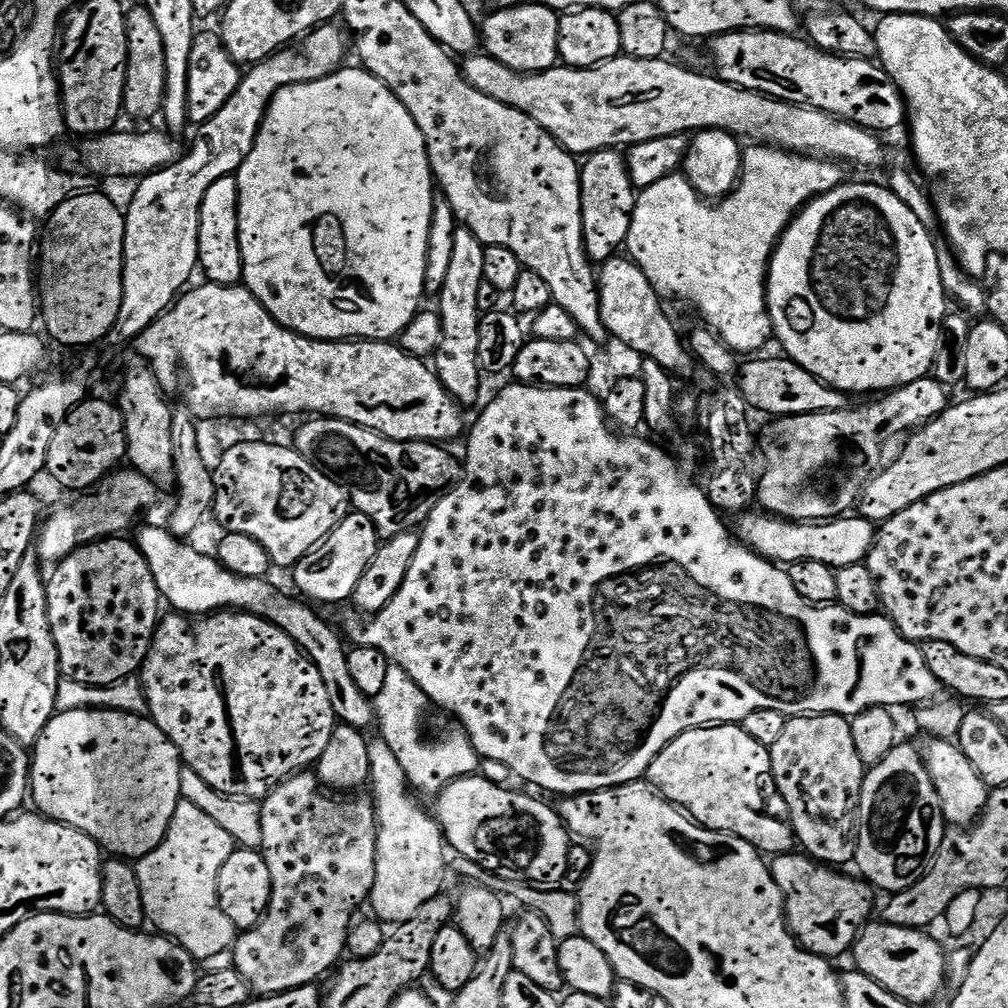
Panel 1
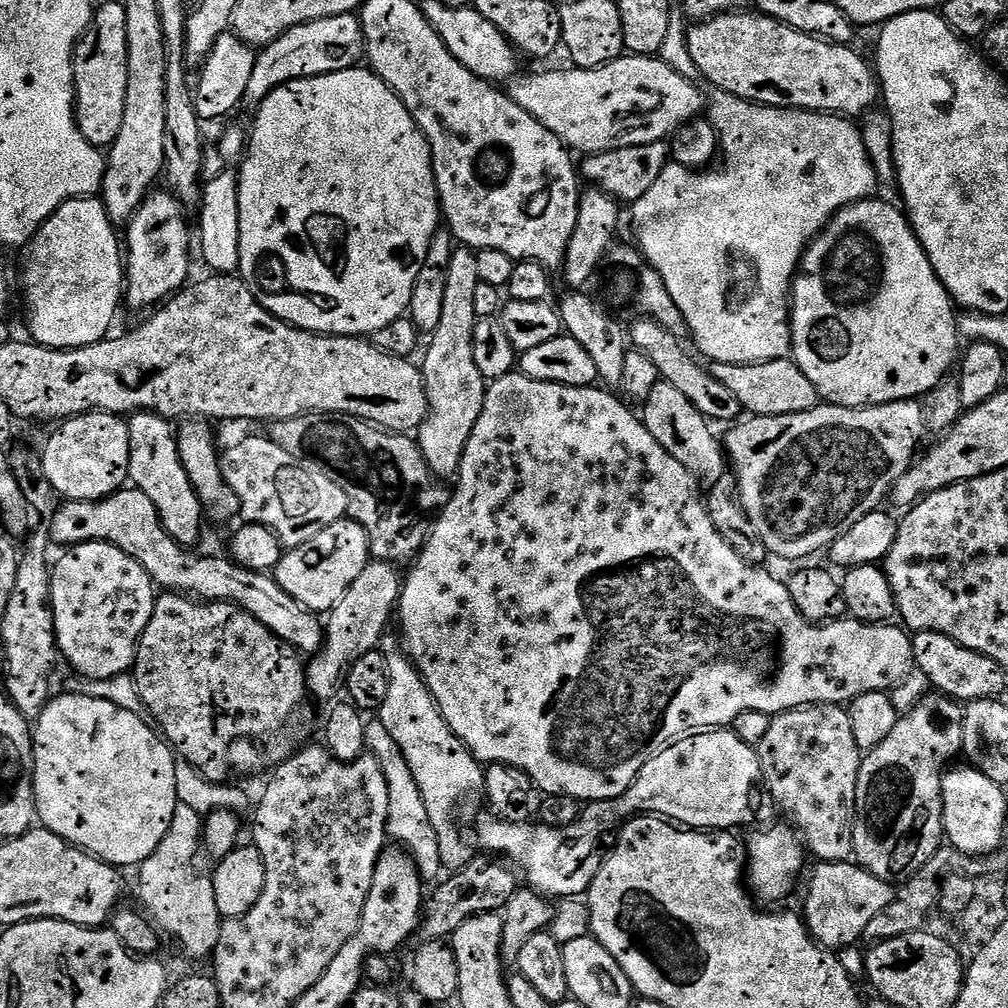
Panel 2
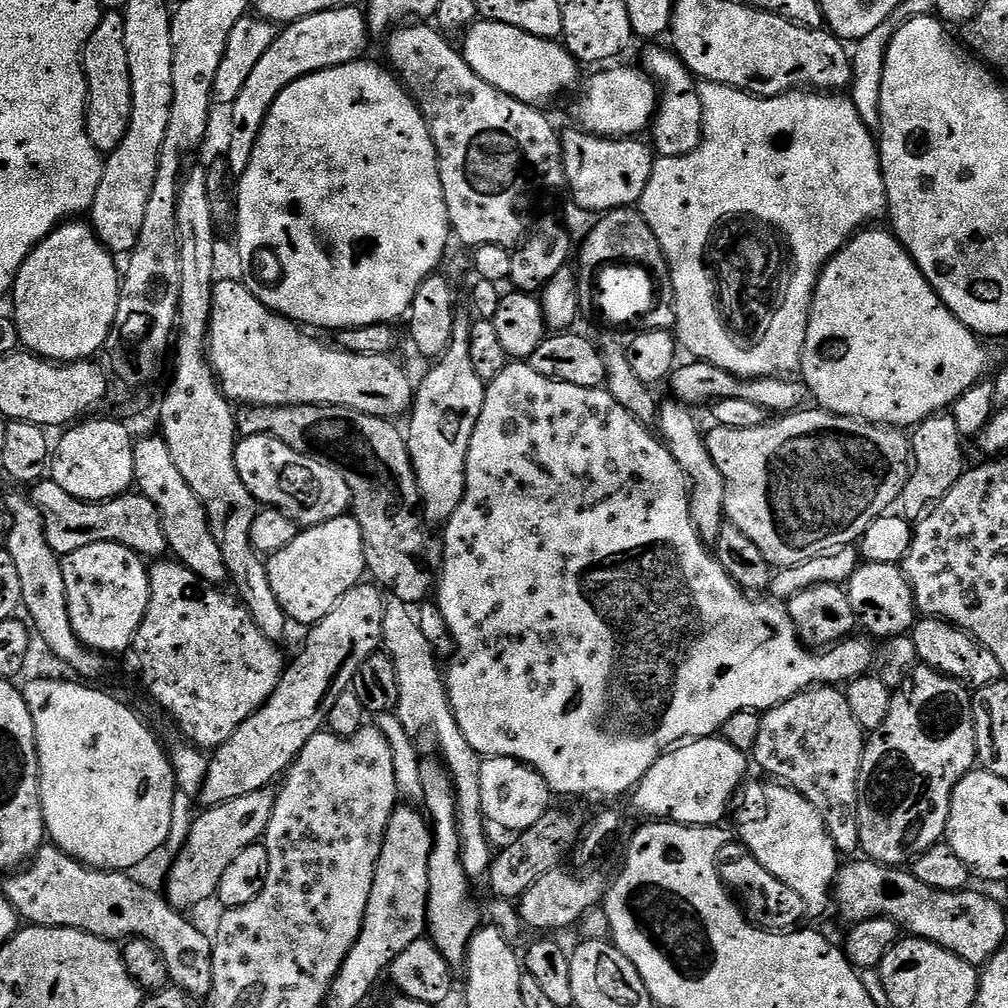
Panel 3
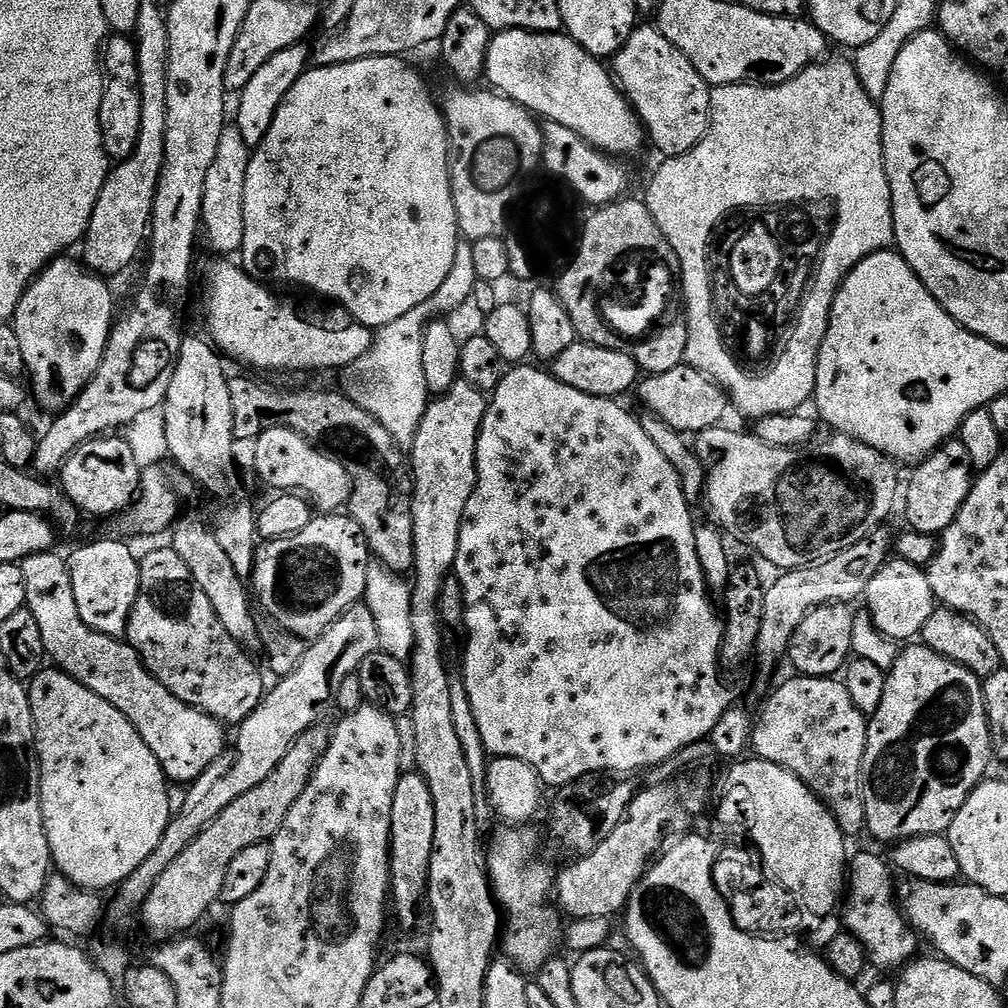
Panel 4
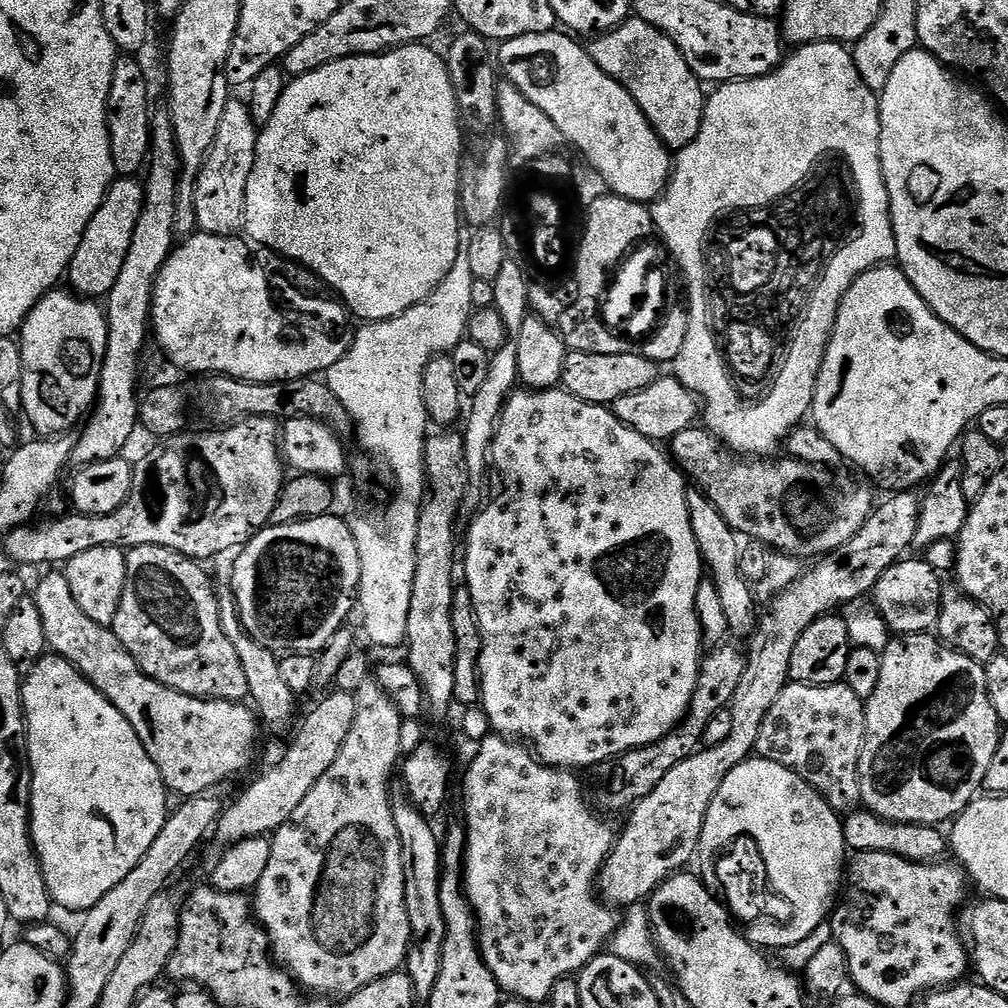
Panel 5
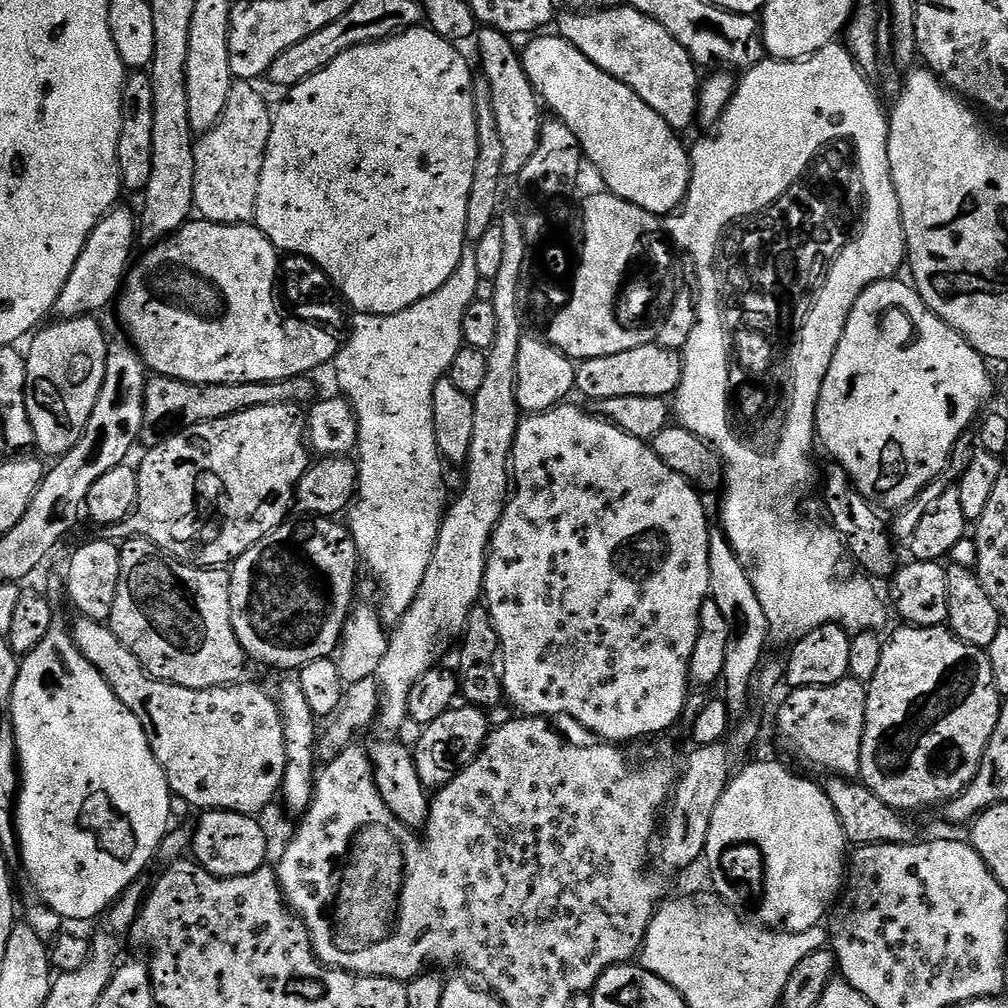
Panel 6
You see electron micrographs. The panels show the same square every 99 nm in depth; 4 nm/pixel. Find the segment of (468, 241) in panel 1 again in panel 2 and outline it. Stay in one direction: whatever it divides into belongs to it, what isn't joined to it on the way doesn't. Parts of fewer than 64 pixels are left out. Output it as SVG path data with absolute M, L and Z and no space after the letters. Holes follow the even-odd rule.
M463 246L457 247L446 270L442 322L431 333L429 340L432 341L422 363L428 417L420 423L418 443L432 475L437 478L455 477L459 473L466 442L470 442L470 434L474 434L474 422L478 422L478 414L482 414L484 405L486 382L482 374L478 374L478 366L474 366L474 326L478 319L474 298L479 285L476 252Z

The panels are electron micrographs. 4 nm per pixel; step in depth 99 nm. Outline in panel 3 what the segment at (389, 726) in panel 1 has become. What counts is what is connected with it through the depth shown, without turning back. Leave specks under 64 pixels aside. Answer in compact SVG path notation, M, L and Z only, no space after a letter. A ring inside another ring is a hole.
M393 595L385 597L382 646L395 664L398 674L399 702L396 714L408 732L434 734L436 744L442 754L443 763L452 777L456 789L457 820L460 823L460 840L463 842L461 860L463 868L470 876L487 875L491 868L492 849L486 838L488 828L481 808L481 786L479 772L482 758L462 734L448 700L447 685L438 668L434 648L414 618L409 605Z

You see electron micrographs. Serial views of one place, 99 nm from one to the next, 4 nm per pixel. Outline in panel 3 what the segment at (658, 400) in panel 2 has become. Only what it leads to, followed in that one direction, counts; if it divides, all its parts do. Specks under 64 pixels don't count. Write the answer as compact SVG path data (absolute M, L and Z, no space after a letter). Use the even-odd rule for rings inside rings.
M668 398L668 401L661 403L658 408L658 428L661 428L664 438L663 443L667 445L670 454L680 466L689 480L688 509L691 512L691 520L695 524L697 532L700 533L700 540L708 546L713 543L713 532L723 526L724 502L725 502L725 479L714 462L705 433L700 433L700 424L692 417L693 409L687 404L680 403L675 398Z

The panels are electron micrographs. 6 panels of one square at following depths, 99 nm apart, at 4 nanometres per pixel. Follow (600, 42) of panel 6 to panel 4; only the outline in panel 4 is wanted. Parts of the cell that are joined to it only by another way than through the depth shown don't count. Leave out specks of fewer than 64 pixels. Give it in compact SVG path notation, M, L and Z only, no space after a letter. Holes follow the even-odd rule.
M655 26L637 27L630 38L616 51L616 55L610 64L614 79L627 101L632 106L633 112L640 117L640 123L646 133L647 139L661 152L661 157L671 158L681 156L698 142L702 142L704 135L708 133L708 125L712 114L712 93L708 81L701 78L698 70L672 43L660 33Z

